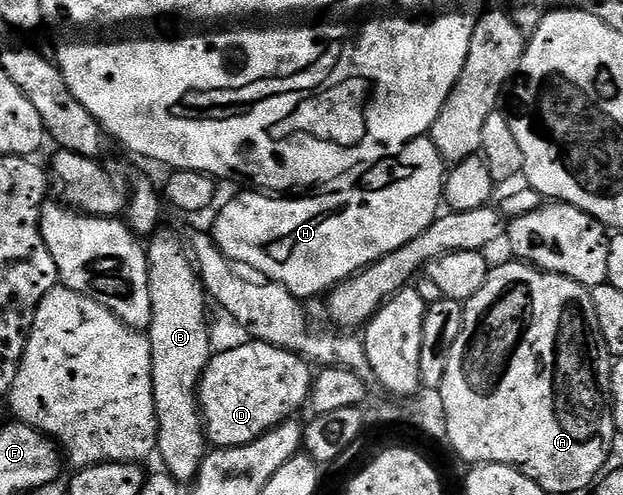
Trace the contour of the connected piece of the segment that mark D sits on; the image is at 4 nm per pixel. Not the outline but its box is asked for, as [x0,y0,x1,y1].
[198,340,313,448]

